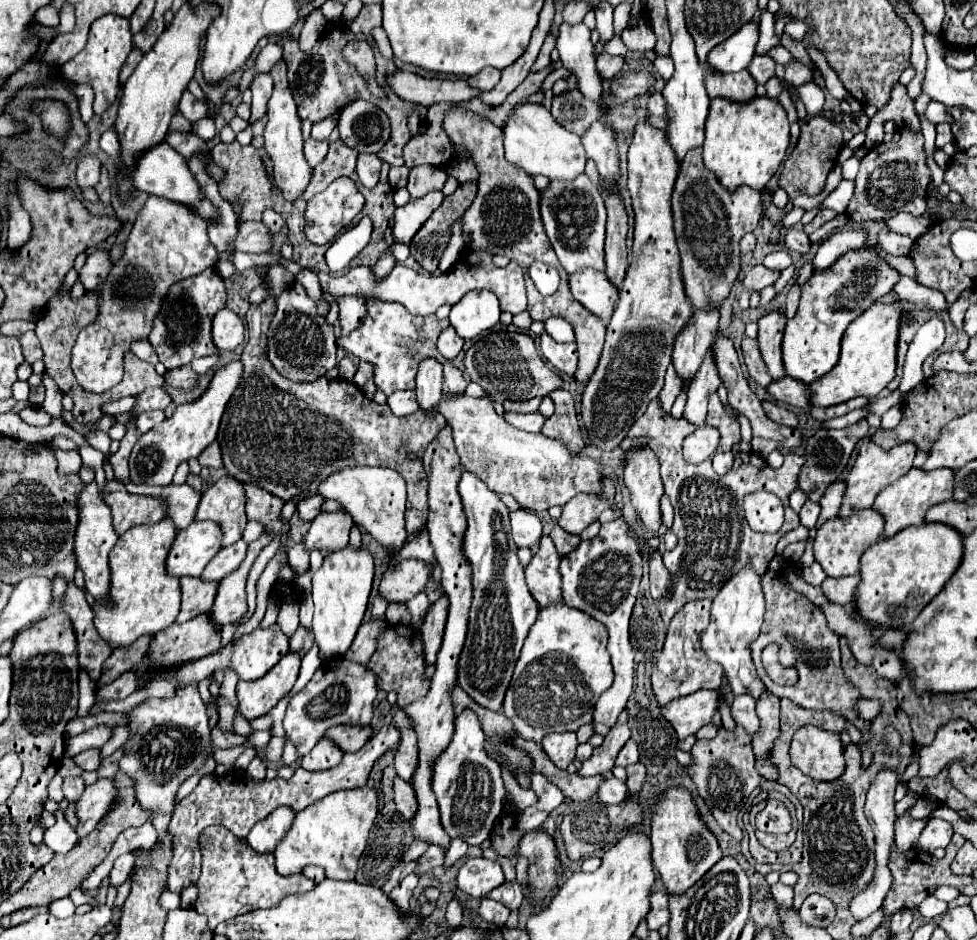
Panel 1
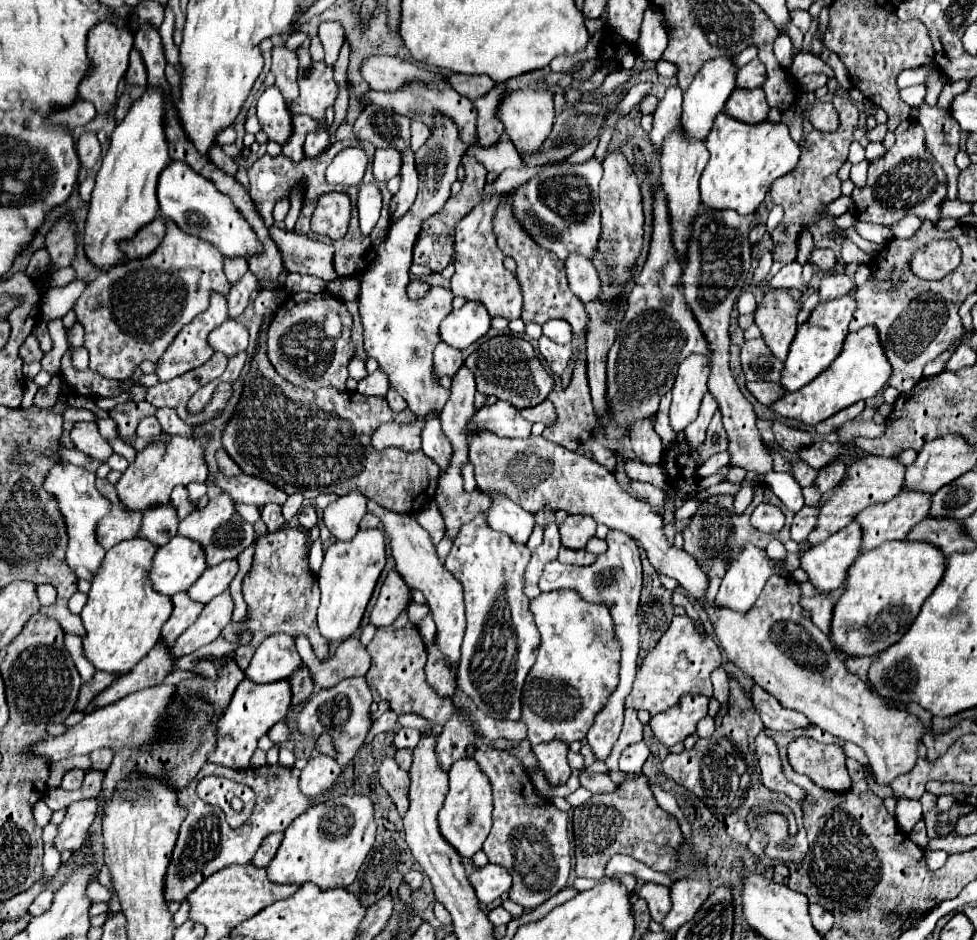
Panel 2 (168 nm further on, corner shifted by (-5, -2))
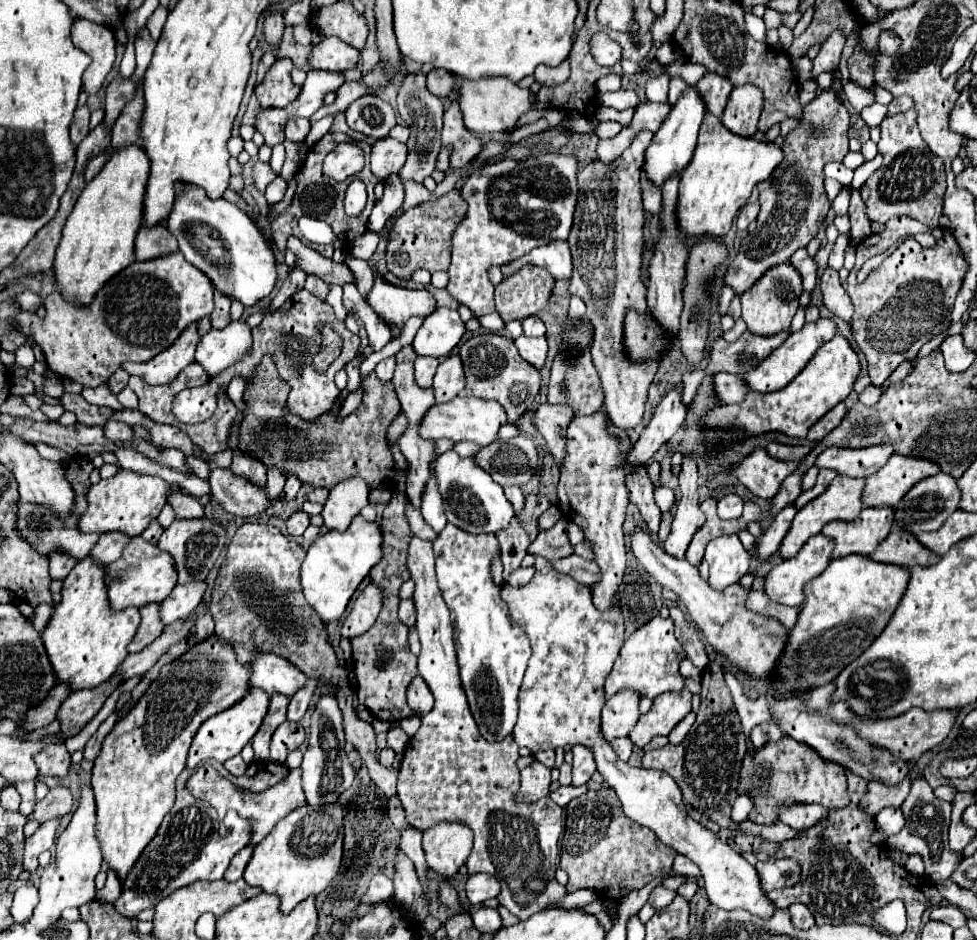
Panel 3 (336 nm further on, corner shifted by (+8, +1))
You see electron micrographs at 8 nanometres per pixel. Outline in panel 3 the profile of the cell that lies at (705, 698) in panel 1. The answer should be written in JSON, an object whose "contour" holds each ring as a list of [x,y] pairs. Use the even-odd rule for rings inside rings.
{"contour":[[[686,689],[658,695],[650,711],[646,715],[640,715],[636,727],[630,731],[630,741],[638,747],[644,747],[652,737],[668,735],[672,727],[676,727],[690,713],[690,701],[692,693]]]}

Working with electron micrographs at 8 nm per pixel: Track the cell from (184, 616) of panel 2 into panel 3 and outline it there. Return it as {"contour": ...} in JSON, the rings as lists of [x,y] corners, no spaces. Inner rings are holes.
{"contour":[[[150,603],[150,605],[142,607],[140,613],[142,613],[142,621],[138,627],[138,635],[130,643],[130,653],[142,651],[164,631],[164,623],[160,619],[160,603]]]}

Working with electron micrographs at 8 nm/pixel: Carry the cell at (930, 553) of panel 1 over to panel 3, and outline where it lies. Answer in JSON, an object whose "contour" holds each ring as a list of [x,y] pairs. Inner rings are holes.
{"contour":[[[846,555],[842,559],[830,561],[826,571],[806,585],[804,607],[798,615],[798,623],[790,631],[790,643],[782,655],[782,663],[778,663],[778,675],[782,675],[782,683],[774,687],[772,695],[790,697],[794,691],[804,691],[806,687],[816,687],[836,679],[838,673],[858,655],[862,655],[890,623],[908,587],[908,579],[910,571],[906,571],[906,567],[894,567],[892,563],[878,563],[866,555]]]}

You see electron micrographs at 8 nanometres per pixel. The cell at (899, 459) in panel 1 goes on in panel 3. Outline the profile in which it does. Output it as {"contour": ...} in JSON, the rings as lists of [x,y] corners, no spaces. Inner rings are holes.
{"contour":[[[836,475],[834,481],[830,483],[830,487],[816,499],[812,499],[808,505],[804,505],[794,521],[792,521],[792,527],[788,531],[788,535],[784,537],[782,545],[780,545],[780,555],[784,559],[788,557],[794,557],[800,547],[812,537],[812,535],[818,535],[822,531],[822,527],[834,519],[844,519],[844,521],[850,521],[850,519],[856,519],[862,511],[862,491],[864,491],[864,483],[866,479],[854,479],[854,477],[846,477],[846,475]]]}

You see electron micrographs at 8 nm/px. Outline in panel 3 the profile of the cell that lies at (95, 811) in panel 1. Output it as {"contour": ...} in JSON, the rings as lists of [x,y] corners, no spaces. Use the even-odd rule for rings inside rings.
{"contour":[[[54,817],[46,823],[42,823],[36,833],[32,837],[26,839],[26,847],[24,847],[24,869],[28,871],[36,871],[38,869],[38,855],[42,851],[52,849],[54,841],[56,841],[56,829],[60,825],[62,817]]]}

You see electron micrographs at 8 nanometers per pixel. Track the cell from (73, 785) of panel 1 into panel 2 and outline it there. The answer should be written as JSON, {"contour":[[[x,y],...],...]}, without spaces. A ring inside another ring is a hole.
{"contour":[[[79,768],[69,770],[69,772],[63,776],[61,788],[63,788],[63,790],[77,790],[77,788],[81,786],[81,782],[83,782],[83,776],[85,776],[85,772],[79,770]]]}

